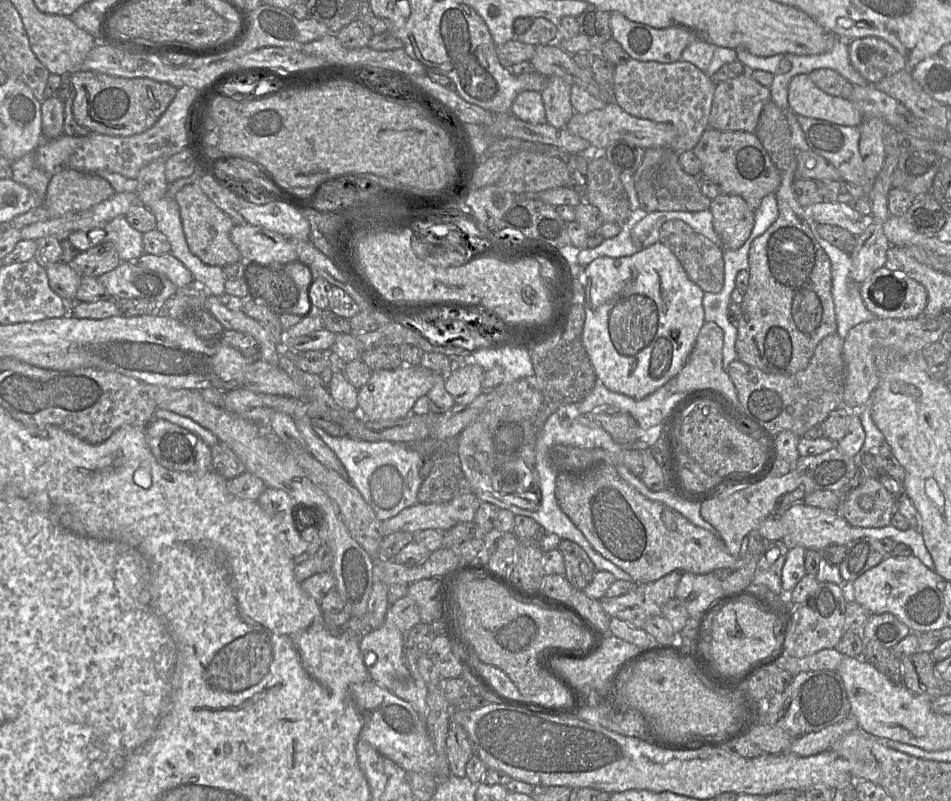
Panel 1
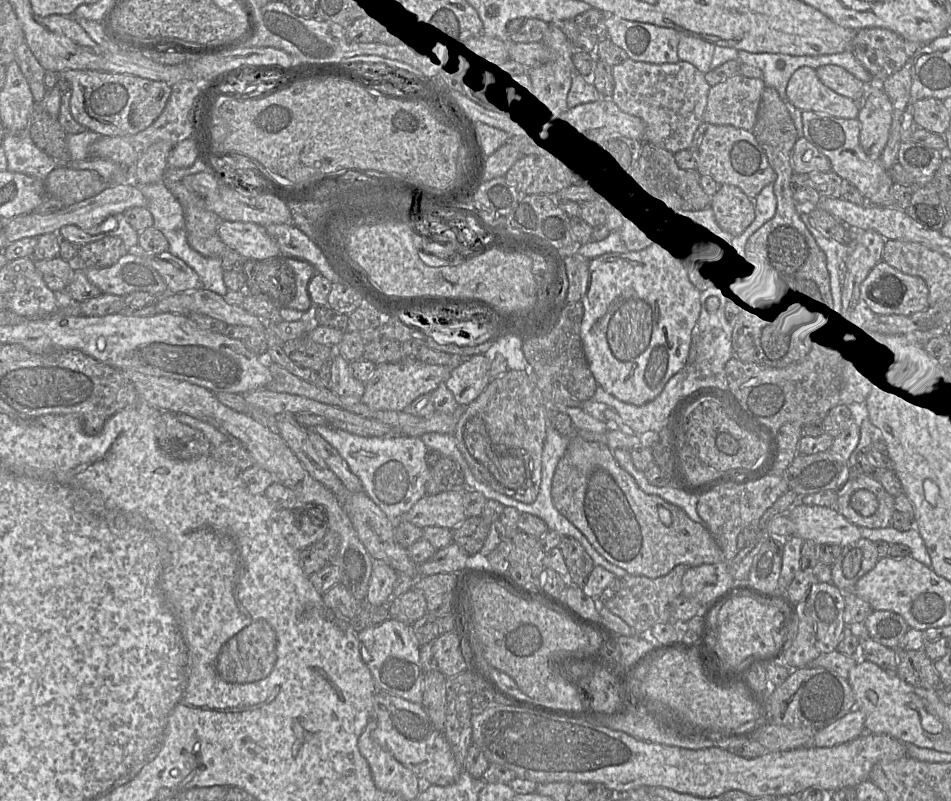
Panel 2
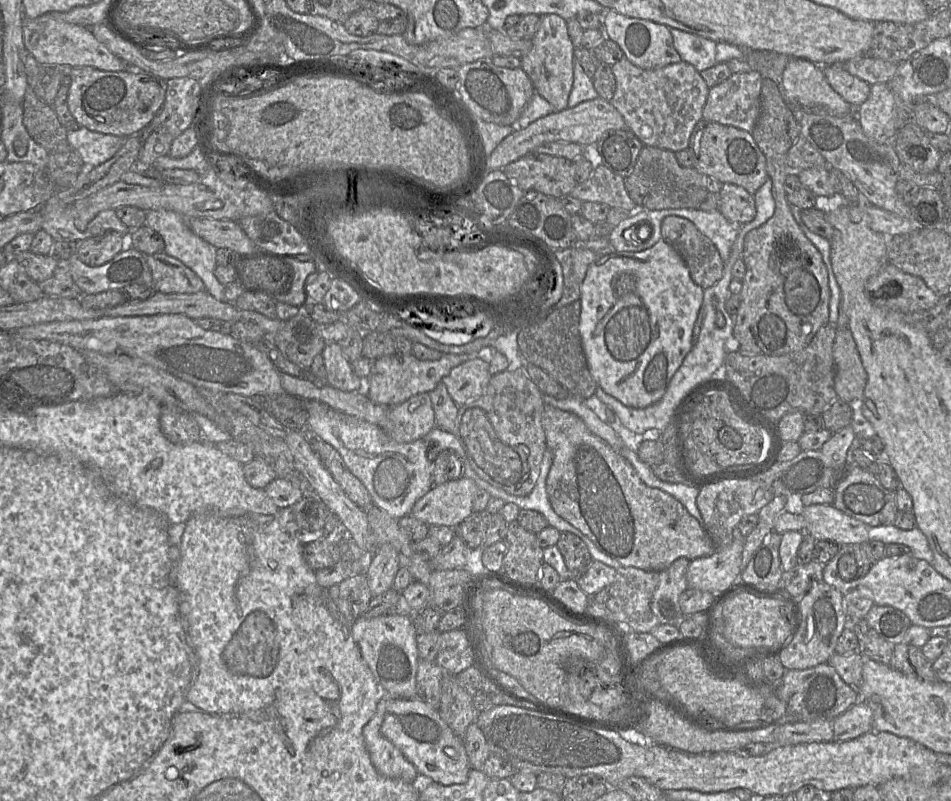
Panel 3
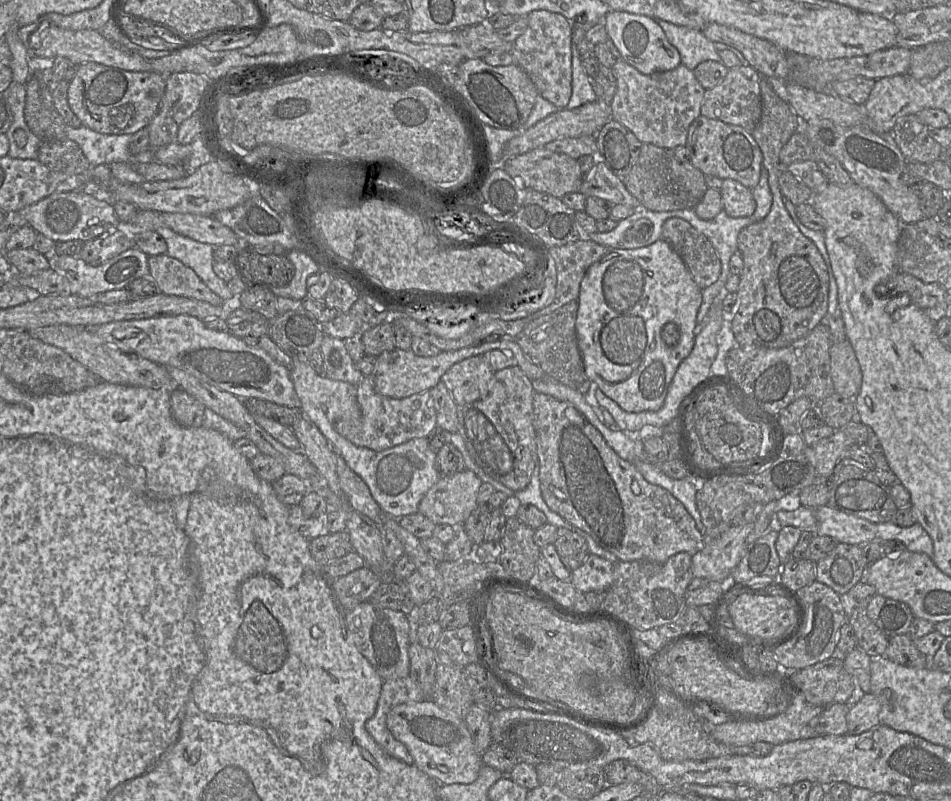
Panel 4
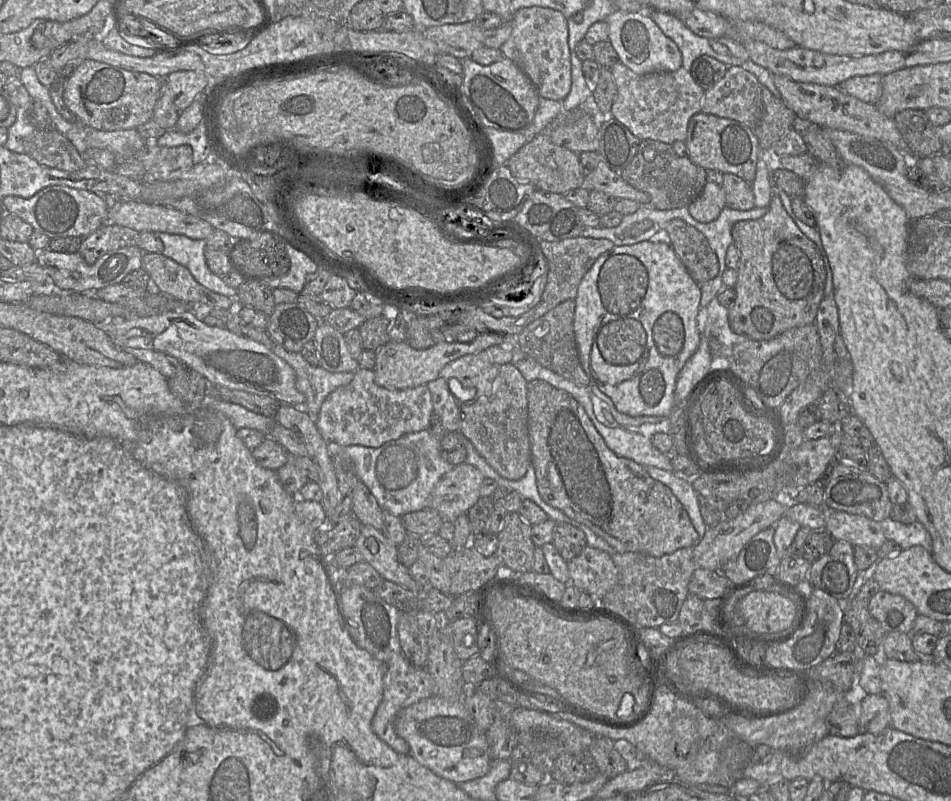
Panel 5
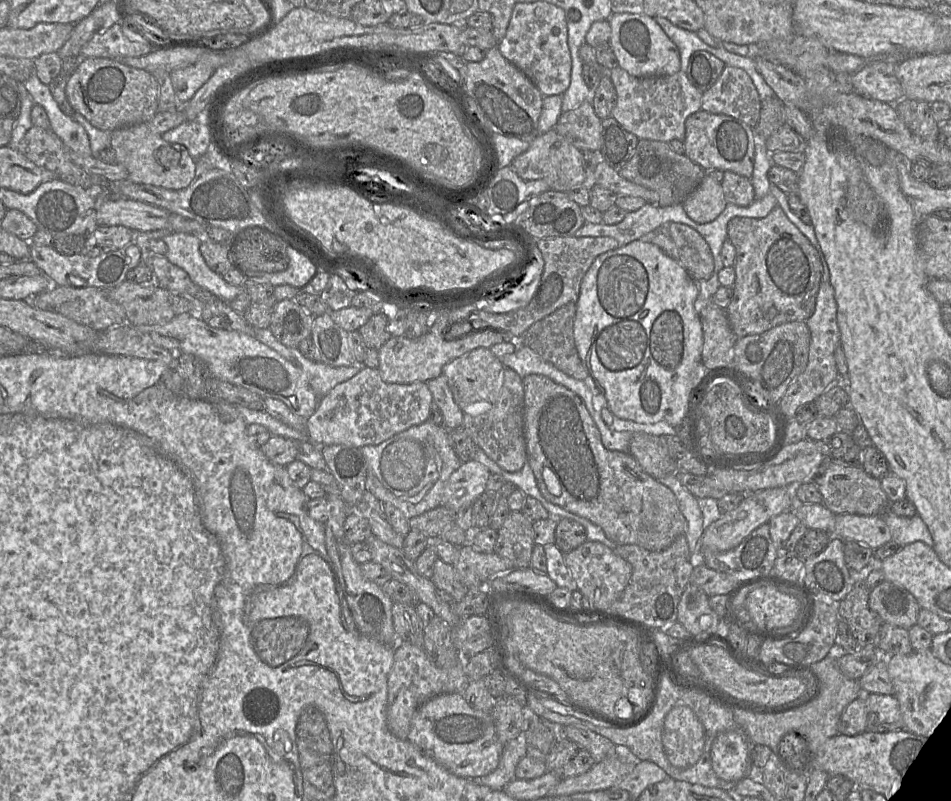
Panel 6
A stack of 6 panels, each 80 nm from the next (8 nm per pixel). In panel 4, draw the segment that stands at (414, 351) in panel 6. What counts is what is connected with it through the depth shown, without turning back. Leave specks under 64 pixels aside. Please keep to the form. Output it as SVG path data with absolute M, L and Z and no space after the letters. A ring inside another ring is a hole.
M490 337L476 346L461 348L453 351L440 351L436 356L423 357L416 355L411 349L395 348L385 351L377 357L373 380L375 390L386 397L400 399L414 394L430 391L440 381L444 373L455 363L476 355L482 355L494 349L507 350L506 340L516 337Z

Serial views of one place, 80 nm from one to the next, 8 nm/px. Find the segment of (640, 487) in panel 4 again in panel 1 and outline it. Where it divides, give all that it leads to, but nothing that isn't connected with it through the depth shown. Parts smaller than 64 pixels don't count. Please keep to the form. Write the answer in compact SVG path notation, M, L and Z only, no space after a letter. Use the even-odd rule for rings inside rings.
M600 463L583 473L559 472L555 496L560 509L583 533L594 550L628 573L633 582L653 582L673 571L707 574L740 567L740 557L729 553L719 535L695 526L666 504L646 498L623 480L613 465Z

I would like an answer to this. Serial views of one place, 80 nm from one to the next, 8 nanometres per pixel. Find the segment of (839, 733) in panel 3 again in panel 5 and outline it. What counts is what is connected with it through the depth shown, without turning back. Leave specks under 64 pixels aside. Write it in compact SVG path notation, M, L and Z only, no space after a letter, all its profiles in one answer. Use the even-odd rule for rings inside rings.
M868 694L859 703L858 734L879 734L891 726L890 706L883 694Z

